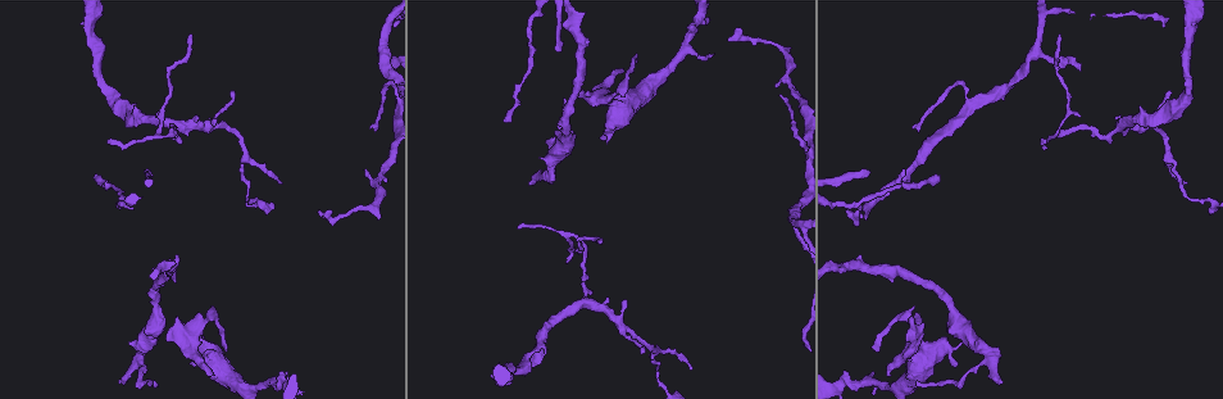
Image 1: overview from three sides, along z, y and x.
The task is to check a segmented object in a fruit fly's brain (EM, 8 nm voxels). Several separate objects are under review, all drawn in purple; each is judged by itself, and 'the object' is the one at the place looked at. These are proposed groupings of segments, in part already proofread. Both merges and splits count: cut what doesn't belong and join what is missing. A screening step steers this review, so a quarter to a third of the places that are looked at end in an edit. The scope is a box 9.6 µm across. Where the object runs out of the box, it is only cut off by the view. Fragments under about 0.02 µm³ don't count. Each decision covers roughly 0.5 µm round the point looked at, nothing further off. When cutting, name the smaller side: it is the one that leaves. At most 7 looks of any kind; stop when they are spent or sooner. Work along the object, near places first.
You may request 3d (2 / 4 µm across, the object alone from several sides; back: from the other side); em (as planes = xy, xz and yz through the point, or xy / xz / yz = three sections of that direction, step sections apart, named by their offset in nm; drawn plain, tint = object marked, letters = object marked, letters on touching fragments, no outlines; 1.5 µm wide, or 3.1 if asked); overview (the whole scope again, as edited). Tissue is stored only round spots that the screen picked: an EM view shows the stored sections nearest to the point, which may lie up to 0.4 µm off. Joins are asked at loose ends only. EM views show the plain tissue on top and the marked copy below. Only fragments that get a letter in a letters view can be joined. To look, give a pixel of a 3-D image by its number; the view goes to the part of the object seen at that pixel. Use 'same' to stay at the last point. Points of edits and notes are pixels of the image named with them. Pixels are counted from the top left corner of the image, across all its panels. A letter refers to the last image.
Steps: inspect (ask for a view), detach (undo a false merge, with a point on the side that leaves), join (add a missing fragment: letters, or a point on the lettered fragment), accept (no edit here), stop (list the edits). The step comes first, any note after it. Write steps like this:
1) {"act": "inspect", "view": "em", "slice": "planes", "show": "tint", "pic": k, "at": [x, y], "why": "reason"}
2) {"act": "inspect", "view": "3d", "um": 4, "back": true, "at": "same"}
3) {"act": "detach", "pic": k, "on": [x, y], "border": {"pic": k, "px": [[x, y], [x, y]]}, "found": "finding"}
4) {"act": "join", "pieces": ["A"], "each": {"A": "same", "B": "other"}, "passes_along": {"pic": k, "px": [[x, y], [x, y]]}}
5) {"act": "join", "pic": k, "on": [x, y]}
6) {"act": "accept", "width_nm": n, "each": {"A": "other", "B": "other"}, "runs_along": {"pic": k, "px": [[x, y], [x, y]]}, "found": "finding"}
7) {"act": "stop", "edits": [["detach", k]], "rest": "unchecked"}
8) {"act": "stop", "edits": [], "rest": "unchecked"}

{"act": "inspect", "view": "3d", "um": 2, "pic": 1, "at": [288, 386], "why": "sharp bend"}

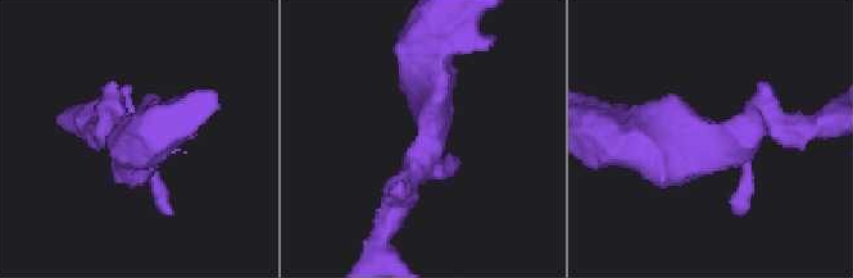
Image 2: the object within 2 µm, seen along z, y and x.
{"act": "inspect", "view": "em", "slice": "planes", "show": "letters", "pic": 2, "at": [748, 141], "why": "shape alone is not enough"}

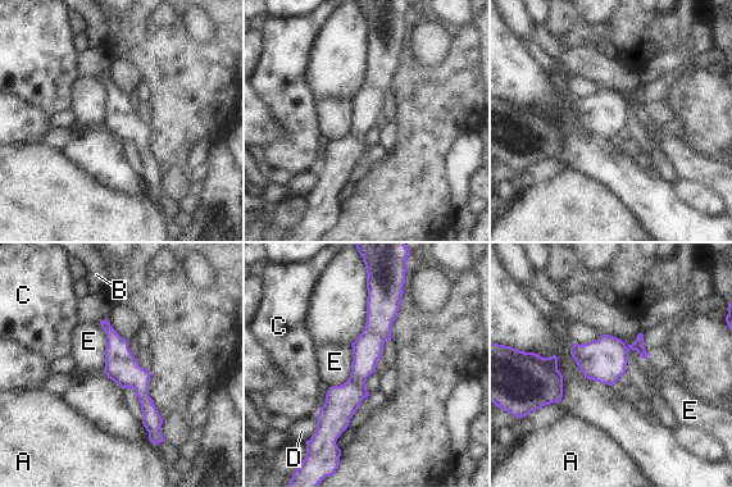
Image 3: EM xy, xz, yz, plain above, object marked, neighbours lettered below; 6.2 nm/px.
{"act": "accept", "each": {"A": "other", "B": "other", "C": "other", "D": "other", "E": "other"}, "border": {"pic": 3, "px": [[351, 345], [350, 376], [328, 388]]}, "found": "one neuron here"}

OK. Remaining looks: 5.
{"act": "inspect", "view": "em", "slice": "yz", "step": 4, "show": "letters", "pic": 1, "at": [212, 372], "why": "branch stops here"}

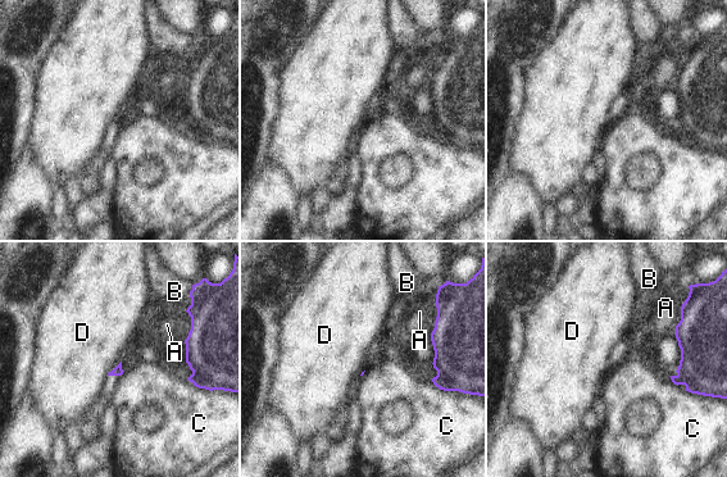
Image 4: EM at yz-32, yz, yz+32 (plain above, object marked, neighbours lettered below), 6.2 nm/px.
{"act": "inspect", "view": "em", "slice": "planes", "show": "letters", "at": "same", "why": "cut it another way"}

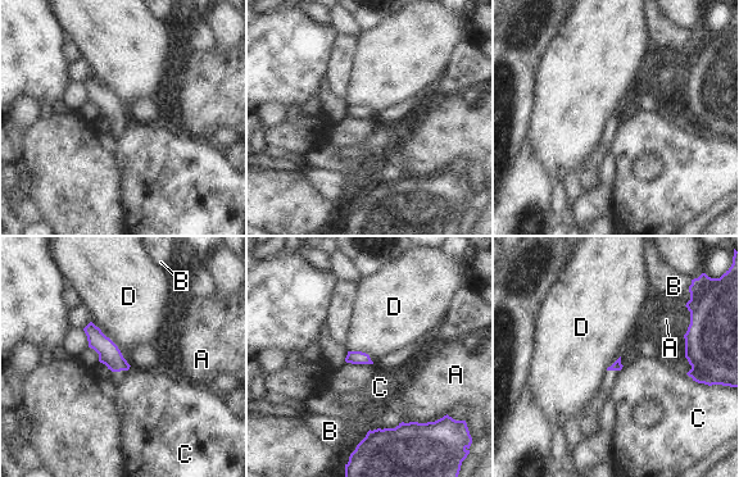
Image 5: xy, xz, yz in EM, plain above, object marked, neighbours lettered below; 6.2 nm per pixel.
{"act": "accept", "each": {"A": "other", "B": "other", "C": "other", "D": "other"}, "border": {"pic": 5, "px": [[91, 321], [117, 346], [130, 366]]}, "found": "none of them fits"}

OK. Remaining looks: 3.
{"act": "inspect", "view": "3d", "um": 4, "pic": 1, "at": [214, 121], "why": "branch stops here"}

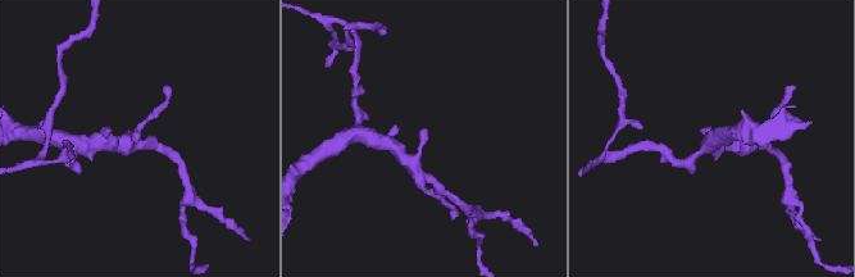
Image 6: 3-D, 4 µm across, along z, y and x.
{"act": "inspect", "view": "em", "slice": "xy", "step": 8, "show": "letters", "pic": 6, "at": [424, 130]}

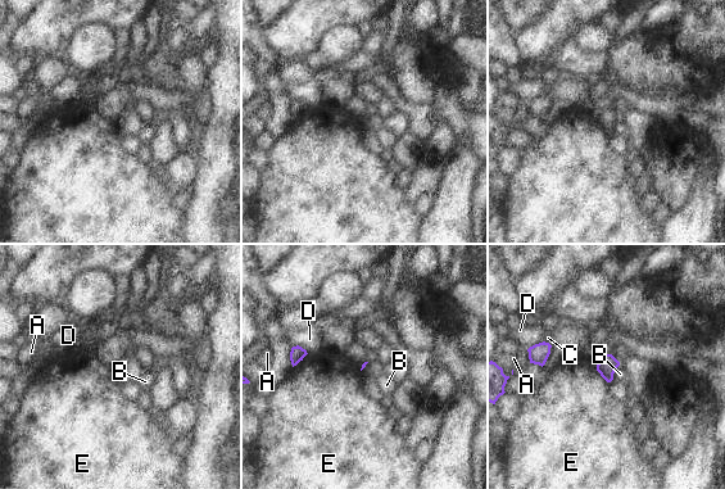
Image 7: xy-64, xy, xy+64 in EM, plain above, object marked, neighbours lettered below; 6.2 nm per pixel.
{"act": "inspect", "view": "em", "slice": "planes", "show": "letters", "at": "same", "why": "another direction"}

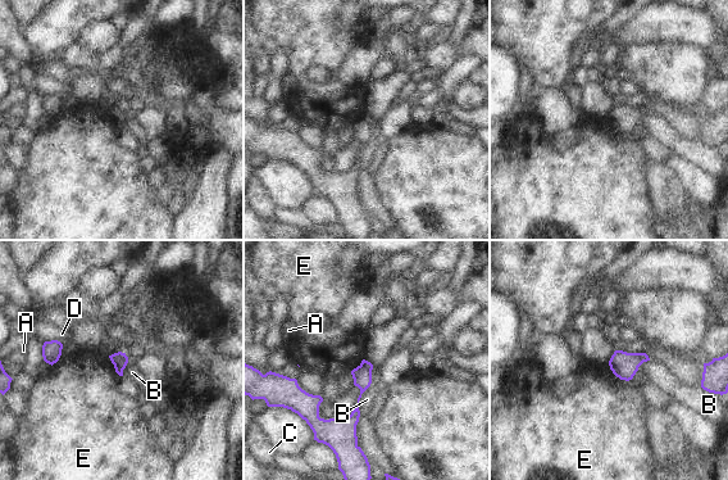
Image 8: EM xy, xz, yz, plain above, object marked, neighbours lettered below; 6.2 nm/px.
{"act": "accept", "longest_contact_nm": ["B", 320], "each": {"A": "other", "B": "other", "C": "other", "D": "other", "E": "other"}, "runs_along": {"pic": 8, "px": [[292, 381], [322, 424], [353, 439]]}, "found": "no lettered fragment goes on from it"}

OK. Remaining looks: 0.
{"act": "stop", "edits": [], "rest": "unchecked"}

